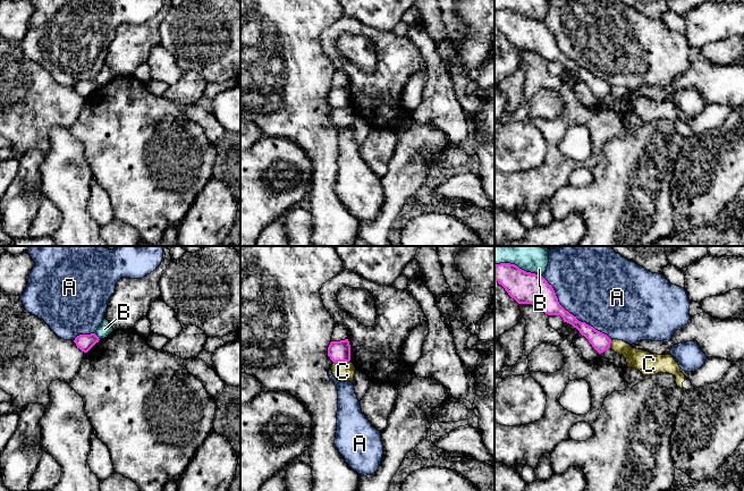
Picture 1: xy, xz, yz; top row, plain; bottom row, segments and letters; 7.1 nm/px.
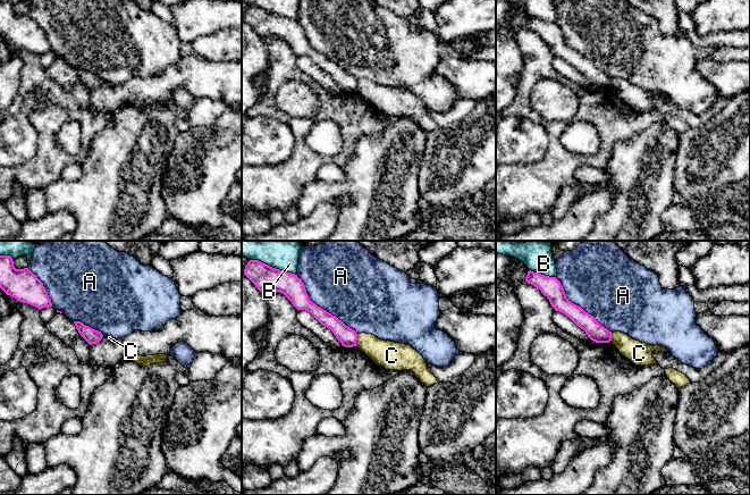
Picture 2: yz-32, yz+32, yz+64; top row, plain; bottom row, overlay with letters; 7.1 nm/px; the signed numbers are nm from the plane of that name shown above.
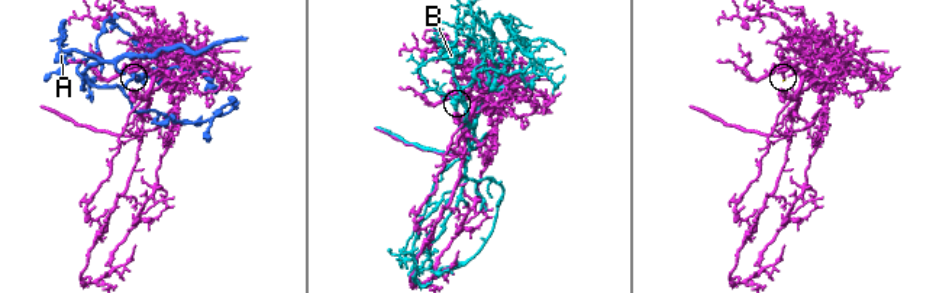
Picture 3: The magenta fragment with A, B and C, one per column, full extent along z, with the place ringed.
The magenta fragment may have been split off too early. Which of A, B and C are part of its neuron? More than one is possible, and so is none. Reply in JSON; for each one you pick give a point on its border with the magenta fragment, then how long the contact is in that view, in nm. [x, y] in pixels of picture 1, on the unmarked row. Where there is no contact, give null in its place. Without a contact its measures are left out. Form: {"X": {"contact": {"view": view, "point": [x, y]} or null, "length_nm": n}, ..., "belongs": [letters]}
{"belongs": []}

